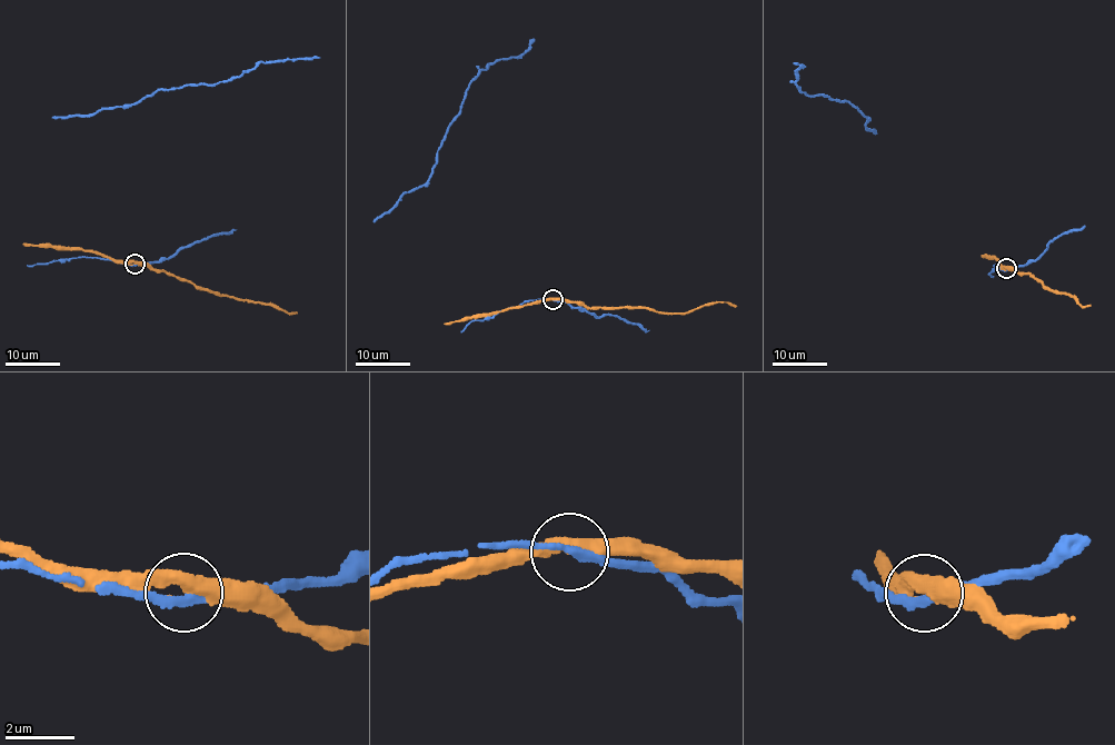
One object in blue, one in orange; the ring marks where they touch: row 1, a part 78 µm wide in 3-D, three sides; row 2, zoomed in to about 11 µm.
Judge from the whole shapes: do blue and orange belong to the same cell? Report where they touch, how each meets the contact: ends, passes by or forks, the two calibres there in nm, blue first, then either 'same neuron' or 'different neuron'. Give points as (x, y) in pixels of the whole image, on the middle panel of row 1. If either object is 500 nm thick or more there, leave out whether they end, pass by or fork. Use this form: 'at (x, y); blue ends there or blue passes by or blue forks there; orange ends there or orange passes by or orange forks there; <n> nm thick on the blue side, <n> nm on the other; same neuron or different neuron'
at (553, 299); blue passes by; orange passes by; 240 nm thick on the blue side, 400 nm on the other; different neuron

